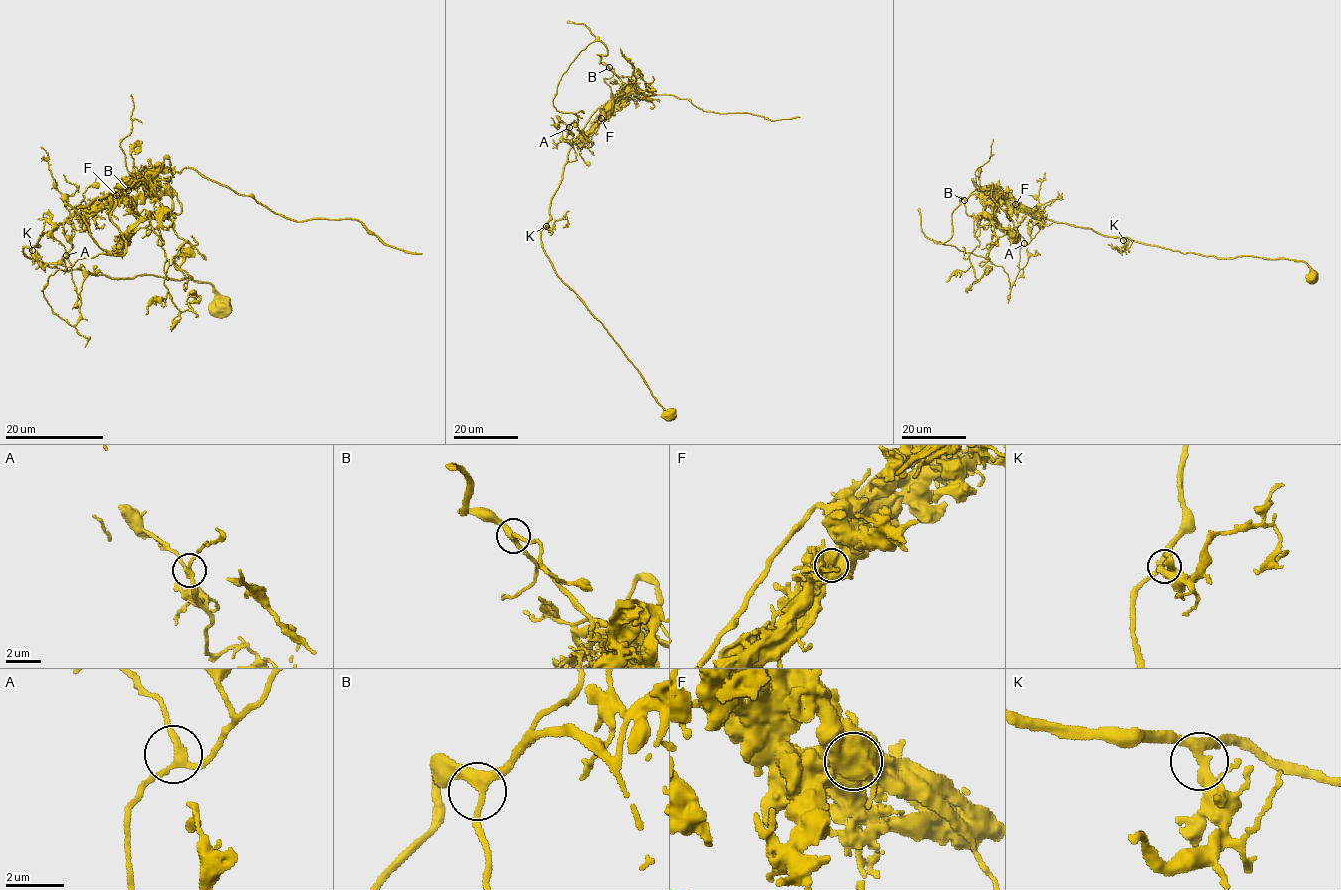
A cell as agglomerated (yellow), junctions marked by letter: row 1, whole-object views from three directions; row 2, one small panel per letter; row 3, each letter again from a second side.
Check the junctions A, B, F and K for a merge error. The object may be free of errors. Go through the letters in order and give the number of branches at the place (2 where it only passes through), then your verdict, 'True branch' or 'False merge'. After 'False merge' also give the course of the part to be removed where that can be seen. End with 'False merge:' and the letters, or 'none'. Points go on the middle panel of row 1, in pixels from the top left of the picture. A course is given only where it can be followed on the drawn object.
A: Branches: 3. True branch
B: Branches: 3. True branch
F: Branches: 3. False merge. Course of the part to remove: (601, 119), (623, 93), (622, 81), (599, 62), (597, 54), (606, 55), (605, 46), (584, 24), (567, 21)
K: Branches: 3. True branch
False merge: F

